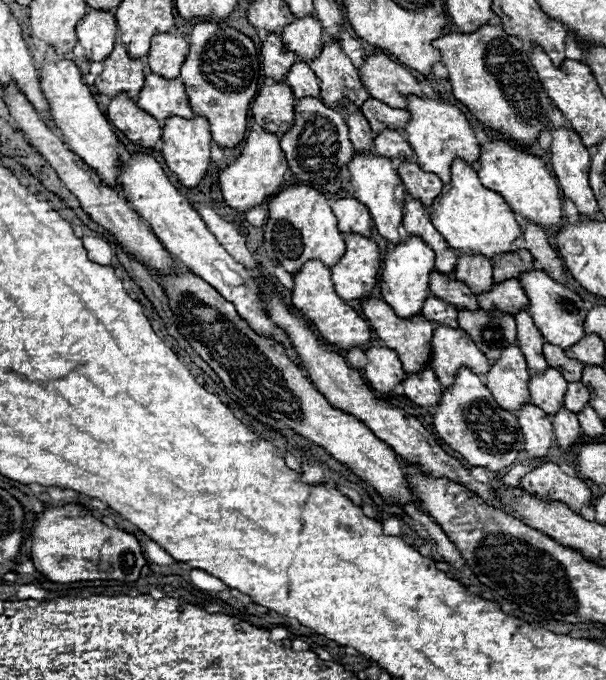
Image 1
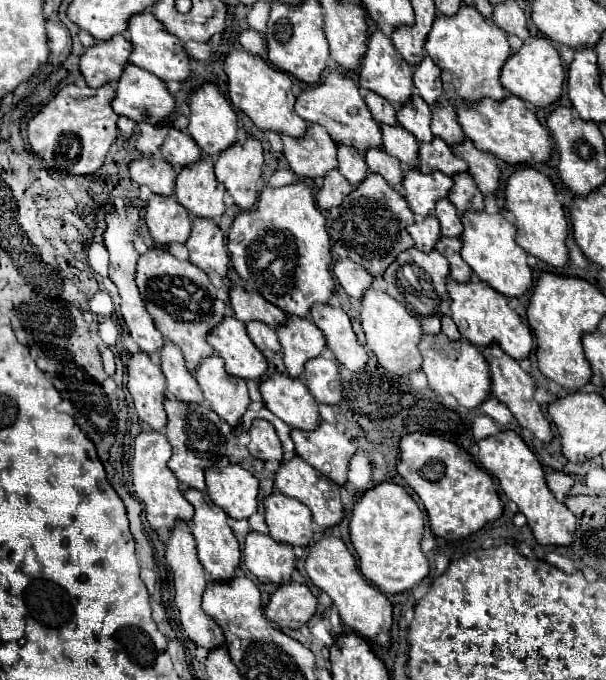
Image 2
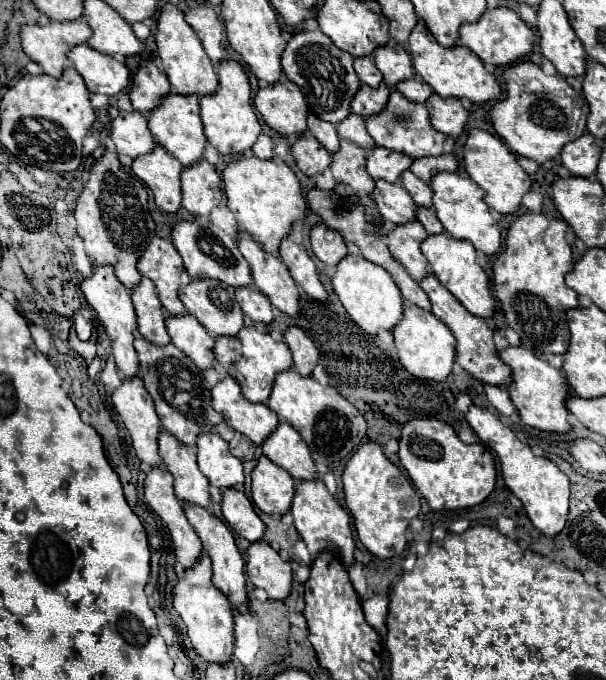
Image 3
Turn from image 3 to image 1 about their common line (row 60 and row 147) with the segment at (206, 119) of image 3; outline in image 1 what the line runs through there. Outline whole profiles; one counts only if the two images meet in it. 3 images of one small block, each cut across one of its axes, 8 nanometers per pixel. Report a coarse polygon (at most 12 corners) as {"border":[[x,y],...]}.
{"border":[[218,22],[190,34],[182,82],[222,148],[246,136],[260,60]]}

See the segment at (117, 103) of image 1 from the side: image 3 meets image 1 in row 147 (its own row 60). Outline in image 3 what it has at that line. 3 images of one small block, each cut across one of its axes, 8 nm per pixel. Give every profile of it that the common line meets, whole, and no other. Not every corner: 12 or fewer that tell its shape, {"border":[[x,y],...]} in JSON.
{"border":[[144,58],[128,92],[134,110],[150,112],[170,92],[168,76]]}

